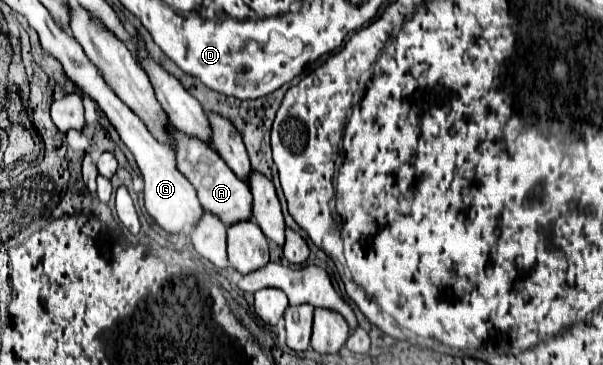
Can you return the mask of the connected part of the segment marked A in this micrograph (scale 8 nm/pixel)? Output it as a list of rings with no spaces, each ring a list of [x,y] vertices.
[[[182,136],[182,152],[176,152],[178,170],[186,174],[186,178],[198,190],[198,200],[206,208],[206,212],[218,216],[226,226],[232,226],[242,220],[250,220],[252,216],[252,192],[248,184],[242,184],[238,176],[228,168],[228,164],[212,152],[200,140],[190,140],[190,136]]]

